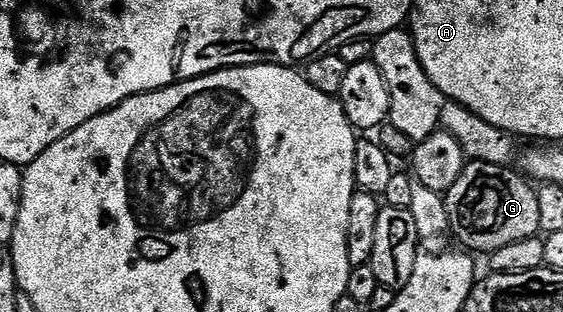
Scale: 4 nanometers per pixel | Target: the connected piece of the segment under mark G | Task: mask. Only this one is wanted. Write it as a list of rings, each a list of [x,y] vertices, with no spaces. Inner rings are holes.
[[[469,161],[444,194],[448,228],[451,233],[453,229],[466,250],[488,255],[499,251],[499,247],[507,247],[507,243],[519,243],[519,239],[531,239],[541,233],[537,189],[520,172],[513,171],[509,167]]]

